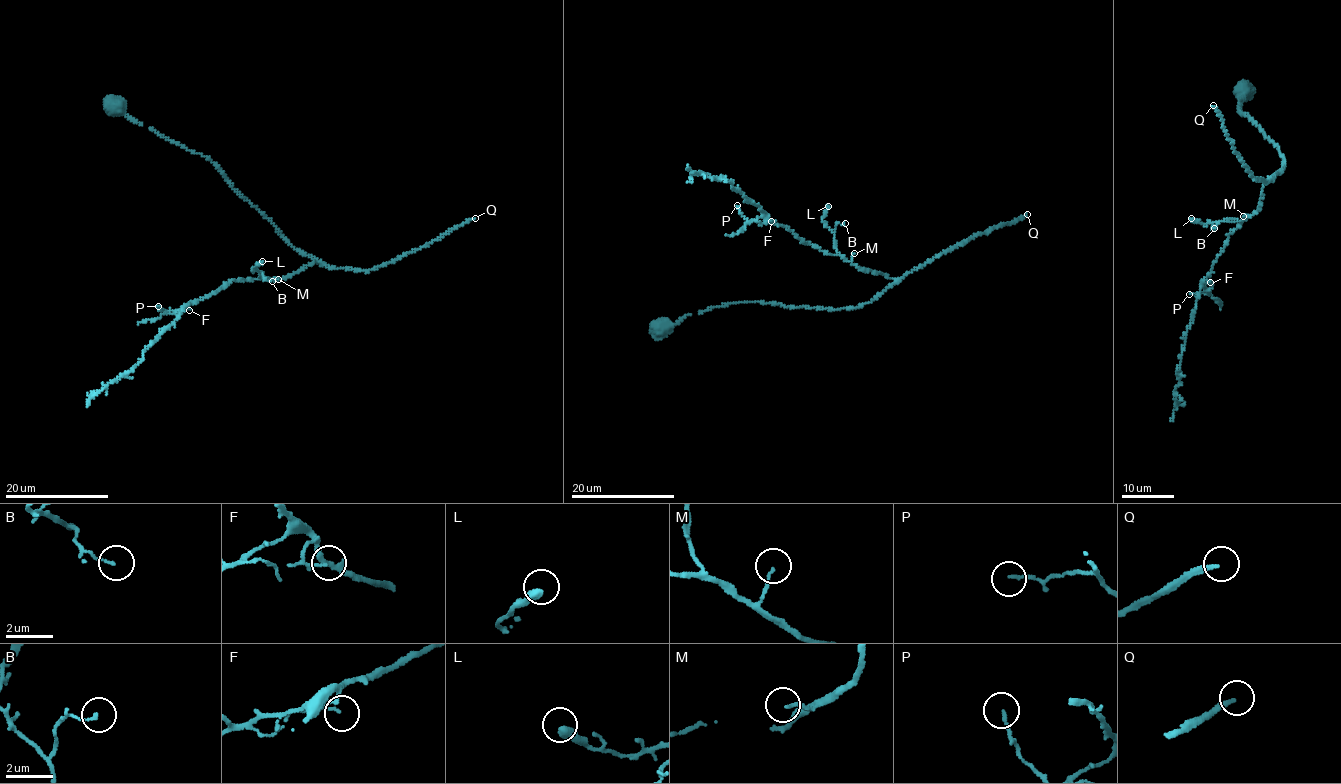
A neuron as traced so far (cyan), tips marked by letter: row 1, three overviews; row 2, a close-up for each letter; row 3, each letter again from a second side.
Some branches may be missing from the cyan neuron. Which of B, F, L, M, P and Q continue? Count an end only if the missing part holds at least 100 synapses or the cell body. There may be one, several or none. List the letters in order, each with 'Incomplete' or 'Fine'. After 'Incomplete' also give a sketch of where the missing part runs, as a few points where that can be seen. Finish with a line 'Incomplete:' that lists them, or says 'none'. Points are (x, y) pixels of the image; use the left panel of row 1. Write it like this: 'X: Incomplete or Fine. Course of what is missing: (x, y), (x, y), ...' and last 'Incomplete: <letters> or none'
B: Fine
F: Fine
L: Fine
M: Fine
P: Fine
Q: Incomplete
Incomplete: Q

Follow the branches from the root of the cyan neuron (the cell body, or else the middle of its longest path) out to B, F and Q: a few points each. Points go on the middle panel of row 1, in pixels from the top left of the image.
B: (658, 328), (690, 314), (748, 301), (832, 309), (873, 300), (895, 281), (839, 254), (835, 226), (845, 223)
F: (658, 328), (690, 314), (748, 301), (832, 309), (863, 306), (895, 281), (825, 253), (771, 221)
Q: (658, 328), (678, 323), (690, 314), (748, 301), (832, 309), (863, 306), (896, 280), (943, 253), (1027, 214)

